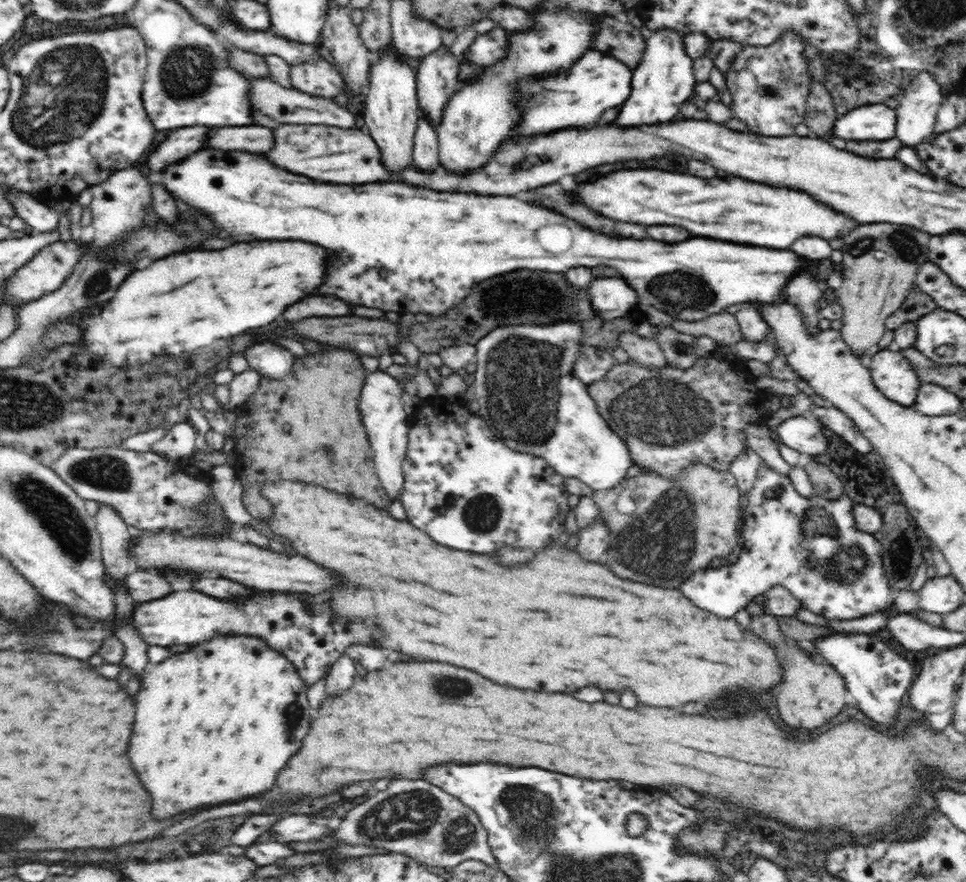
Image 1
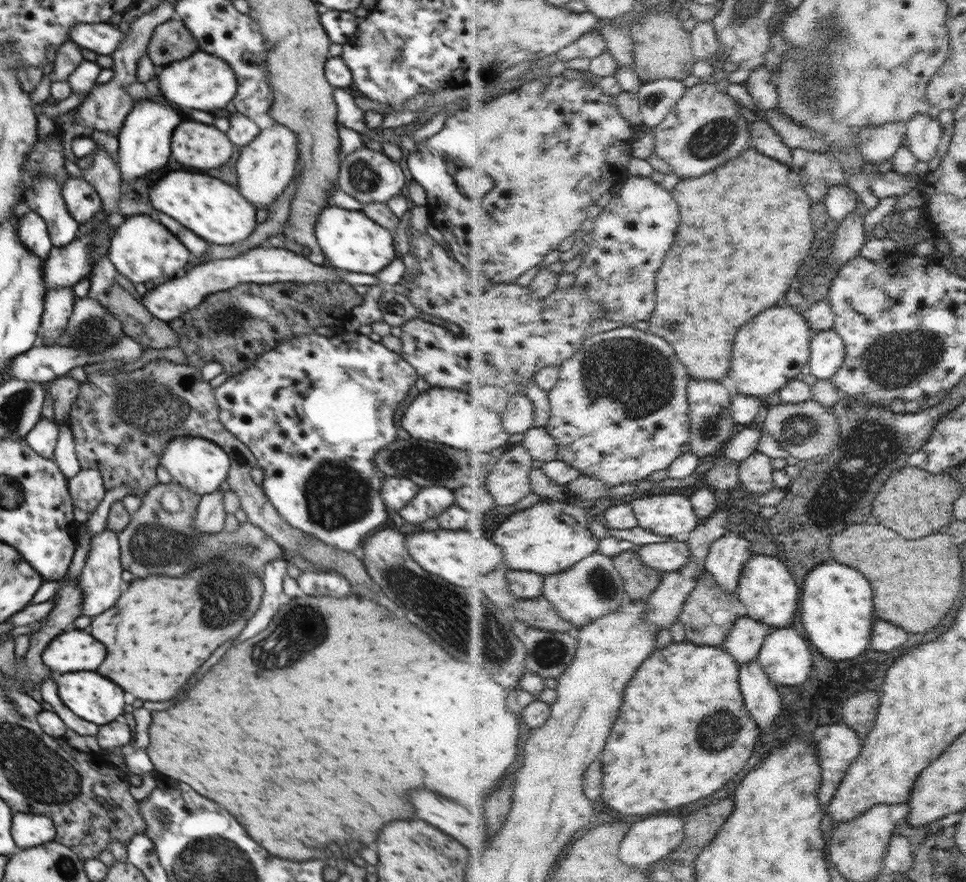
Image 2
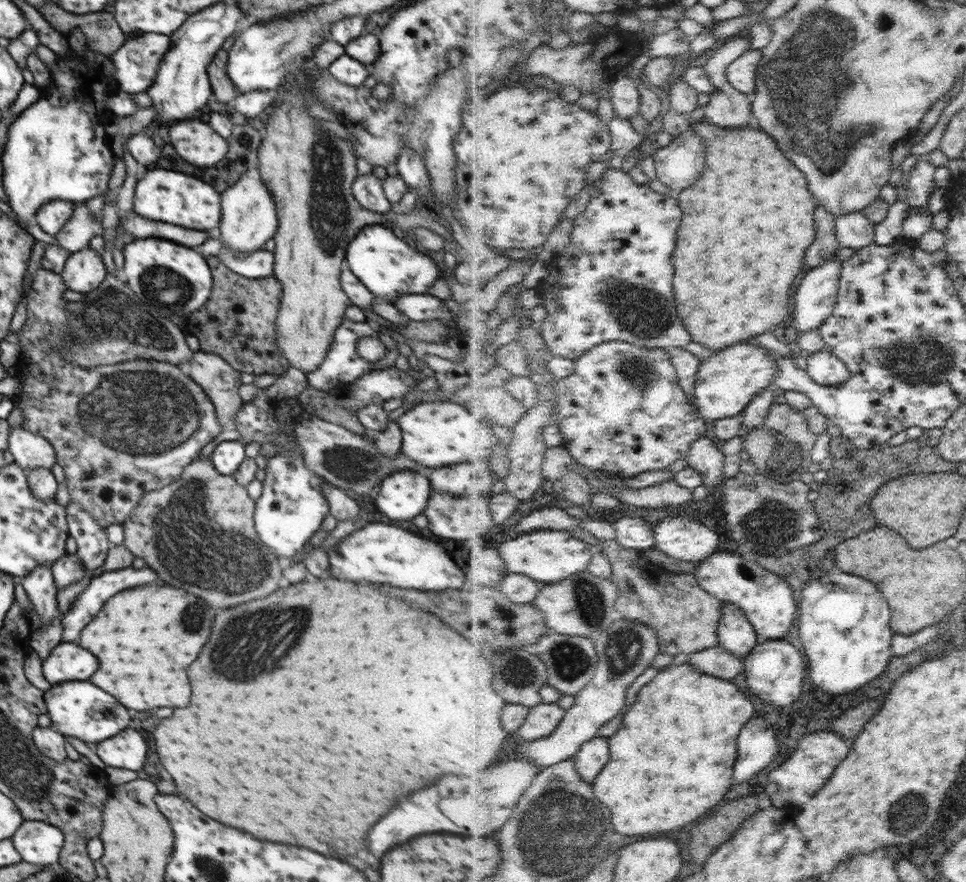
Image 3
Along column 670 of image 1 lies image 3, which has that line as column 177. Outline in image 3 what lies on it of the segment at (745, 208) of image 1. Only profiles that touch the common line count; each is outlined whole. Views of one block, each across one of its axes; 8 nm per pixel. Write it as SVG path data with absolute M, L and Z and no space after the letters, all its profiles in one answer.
M152 170L148 172L142 180L138 179L134 190L134 213L156 220L156 222L166 222L166 224L176 224L184 228L194 228L194 230L212 230L218 228L220 222L220 194L206 182L186 176L182 172L172 172L172 170Z

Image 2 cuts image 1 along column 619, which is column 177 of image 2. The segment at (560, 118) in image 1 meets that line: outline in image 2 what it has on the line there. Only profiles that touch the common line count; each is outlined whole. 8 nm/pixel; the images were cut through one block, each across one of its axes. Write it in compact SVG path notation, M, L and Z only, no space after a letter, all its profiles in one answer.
M197 50L186 58L158 68L157 74L147 85L184 111L204 110L204 112L210 112L210 110L229 108L230 102L234 100L236 91L238 91L238 78L226 60Z

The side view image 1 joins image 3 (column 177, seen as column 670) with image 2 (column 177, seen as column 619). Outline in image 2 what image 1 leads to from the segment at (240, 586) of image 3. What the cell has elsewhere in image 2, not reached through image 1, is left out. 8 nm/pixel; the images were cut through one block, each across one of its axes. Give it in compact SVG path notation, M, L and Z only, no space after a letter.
M177 483L154 485L140 497L139 507L132 510L132 518L128 525L117 535L119 538L120 558L119 564L123 570L131 572L136 579L146 578L150 575L166 574L166 576L182 576L186 570L212 560L214 556L220 556L234 563L246 565L252 571L264 570L266 563L282 558L282 547L270 538L261 528L246 521L239 524L239 528L233 532L222 528L220 532L198 533L192 528L192 521L196 515L196 507L200 503L201 496L180 486Z

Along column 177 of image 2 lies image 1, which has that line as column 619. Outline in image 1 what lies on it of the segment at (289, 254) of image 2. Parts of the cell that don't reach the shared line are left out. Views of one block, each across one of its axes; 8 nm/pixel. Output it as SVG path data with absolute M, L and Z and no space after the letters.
M596 278L588 296L594 312L603 320L622 318L641 300L637 292L620 278Z

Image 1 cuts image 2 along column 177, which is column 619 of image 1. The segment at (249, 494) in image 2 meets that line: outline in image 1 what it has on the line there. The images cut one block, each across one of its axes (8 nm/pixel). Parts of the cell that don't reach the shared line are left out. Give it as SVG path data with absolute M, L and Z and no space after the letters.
M713 353L711 357L708 358L698 358L695 363L687 369L679 369L672 367L671 365L666 365L660 367L644 367L640 363L630 359L626 363L616 363L608 372L602 380L594 382L587 385L586 391L588 395L596 401L598 405L598 411L604 420L607 422L609 427L627 444L629 447L629 455L632 457L633 464L638 468L641 468L642 472L657 472L662 478L675 480L680 479L682 472L686 466L691 466L694 464L706 465L710 468L726 472L730 470L730 465L738 455L748 447L748 428L752 428L752 424L764 425L765 421L768 420L768 400L772 400L772 392L764 391L764 388L756 387L754 383L755 376L745 368L745 364L736 364L728 362L726 358L723 358L717 353Z

